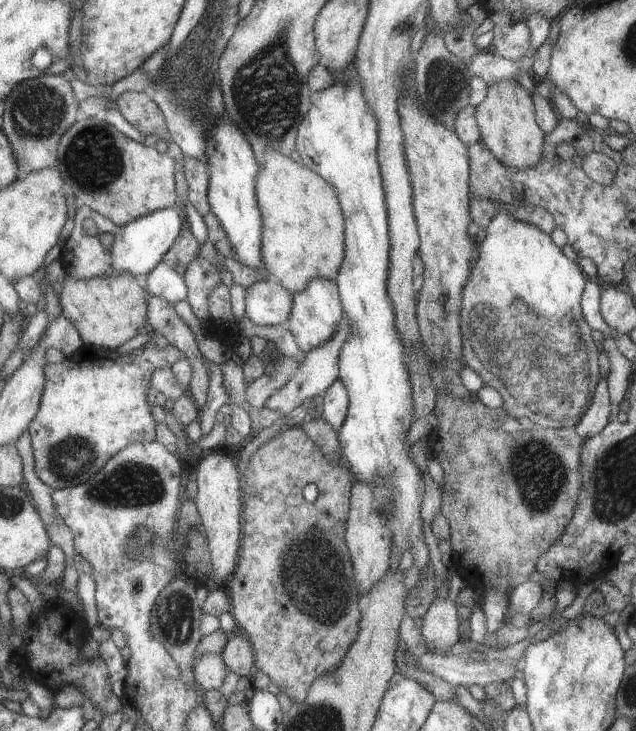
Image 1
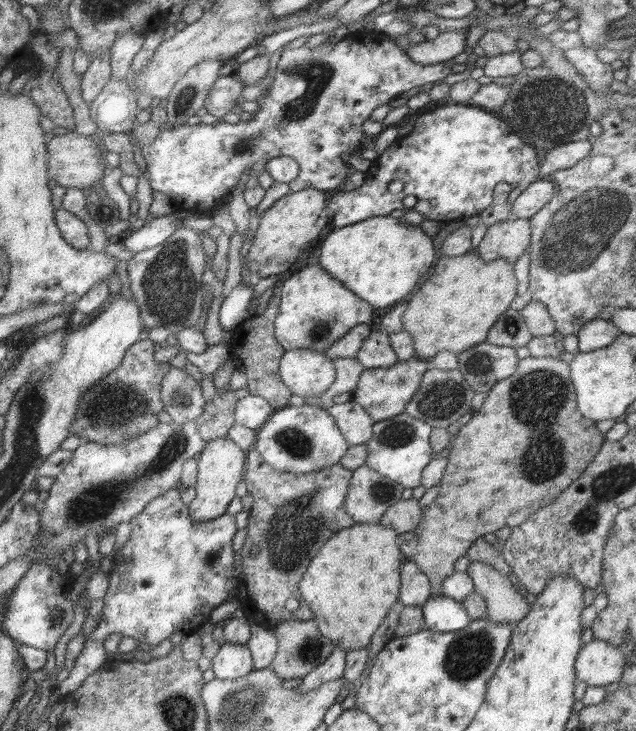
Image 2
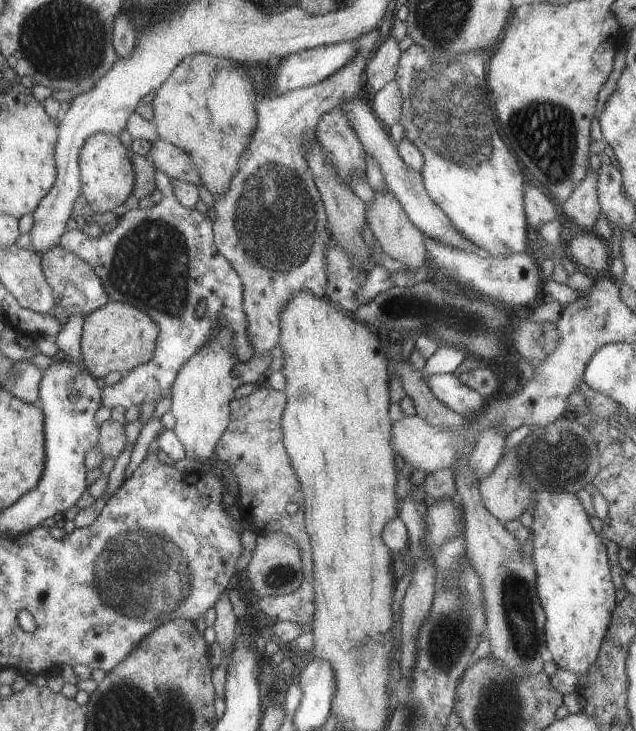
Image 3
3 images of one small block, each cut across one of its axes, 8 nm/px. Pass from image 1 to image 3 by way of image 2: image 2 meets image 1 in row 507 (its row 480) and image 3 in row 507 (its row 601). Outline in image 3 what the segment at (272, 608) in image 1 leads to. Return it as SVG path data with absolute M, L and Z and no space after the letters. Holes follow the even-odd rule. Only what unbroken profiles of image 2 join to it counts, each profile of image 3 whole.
M264 384L249 396L240 396L229 402L230 416L227 429L215 444L214 463L226 467L237 479L239 491L235 495L241 520L250 523L255 536L279 532L289 536L299 552L302 563L300 586L290 594L261 597L257 606L273 623L280 621L297 625L313 620L313 592L311 592L311 546L303 526L303 500L300 485L290 466L288 453L282 442L281 418L286 406L284 392L272 390ZM287 504L297 504L297 512L289 514Z

